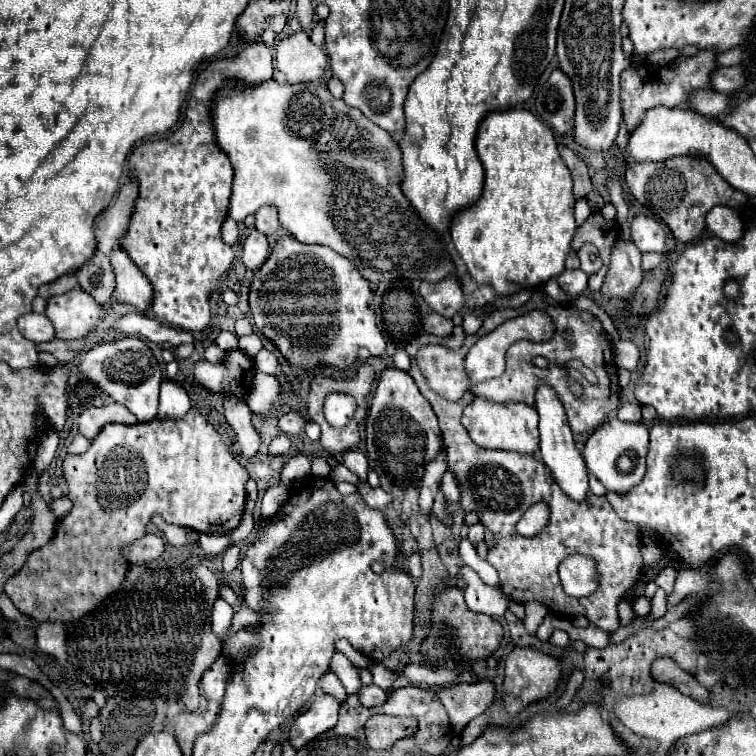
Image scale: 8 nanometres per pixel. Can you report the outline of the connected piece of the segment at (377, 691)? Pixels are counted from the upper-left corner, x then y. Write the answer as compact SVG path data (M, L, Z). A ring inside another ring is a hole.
M377 685L361 687L357 695L359 695L361 705L365 705L365 707L377 707L377 705L383 705L383 701L387 701L387 691Z

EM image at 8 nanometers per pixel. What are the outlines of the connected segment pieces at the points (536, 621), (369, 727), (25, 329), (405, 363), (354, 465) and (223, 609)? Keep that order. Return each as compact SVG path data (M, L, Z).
M531 601L529 605L525 605L525 619L523 619L523 625L525 625L527 633L535 635L537 627L543 623L545 615L547 615L547 607L539 605L539 601Z
M375 715L371 717L371 721L365 723L365 737L371 749L391 749L391 745L397 739L411 735L409 731L415 731L415 729L405 725L391 727L391 715Z
M25 313L19 317L17 321L19 331L25 339L33 341L33 343L43 343L43 341L51 341L55 335L55 329L51 325L51 321L43 315L43 313Z
M395 349L395 353L393 353L391 361L393 361L393 367L395 367L395 369L401 369L401 371L409 371L411 359L409 359L409 355L407 355L403 349Z
M351 449L351 453L345 453L343 455L343 465L353 471L361 481L367 481L367 469L369 469L369 463L365 459L365 455L359 451L359 449Z
M217 599L211 615L211 631L219 641L227 639L231 631L231 621L233 621L233 609L223 599Z

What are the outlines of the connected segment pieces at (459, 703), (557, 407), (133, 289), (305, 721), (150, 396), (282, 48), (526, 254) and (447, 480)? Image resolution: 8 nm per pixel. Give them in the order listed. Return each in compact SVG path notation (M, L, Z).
M477 681L477 683L461 683L455 687L443 687L437 691L437 697L445 705L453 731L461 733L463 727L481 715L495 699L493 681Z
M541 383L537 387L535 409L539 413L539 435L541 435L541 457L543 457L543 463L547 465L547 469L553 475L553 479L557 481L557 485L563 489L563 493L569 499L573 499L573 501L585 501L587 491L589 491L589 477L587 477L589 473L587 473L585 461L583 461L579 449L575 447L573 433L571 433L569 423L565 419L565 409L563 409L559 397L545 383Z
M121 248L112 253L110 260L116 276L114 297L139 307L141 313L147 311L153 297L153 289L147 277L135 263L131 263L131 259L127 259L127 253Z
M319 693L315 701L307 707L307 711L301 711L297 715L297 721L293 721L289 741L295 745L295 749L303 747L319 733L331 729L337 721L337 713L339 713L339 701L327 693Z
M125 337L109 343L95 343L91 349L79 353L81 359L77 363L79 379L91 381L95 387L105 391L117 403L125 405L137 421L151 421L157 413L157 397L161 385L161 367L153 357L151 349L145 341L137 337Z
M303 29L277 43L275 67L285 75L289 83L315 81L323 75L325 65L325 51L319 45L315 45Z
M525 109L495 111L495 113L489 113L489 115L481 121L479 131L477 131L477 139L475 139L475 149L477 149L477 153L479 153L479 159L481 159L483 167L485 167L485 187L483 187L483 195L481 195L481 199L479 199L473 207L467 207L467 209L463 209L461 213L457 213L457 217L453 217L453 223L451 223L451 239L453 239L453 245L455 245L457 253L461 255L461 259L465 261L469 275L477 281L477 285L489 285L489 287L493 287L499 297L513 293L517 287L533 289L533 287L541 287L543 283L547 283L547 281L553 279L553 277L559 277L561 271L565 269L565 257L567 257L569 251L571 251L571 241L573 241L573 237L575 237L577 223L575 223L575 213L573 213L575 197L573 197L573 189L571 189L571 185L573 185L571 173L569 173L567 165L563 165L563 159L559 157L553 131L551 131L547 125L543 125L531 111L525 111Z
M445 473L445 475L441 477L439 491L443 493L443 497L445 497L447 503L457 503L457 501L459 501L459 489L457 489L457 485L455 485L455 479L451 479L449 473Z

